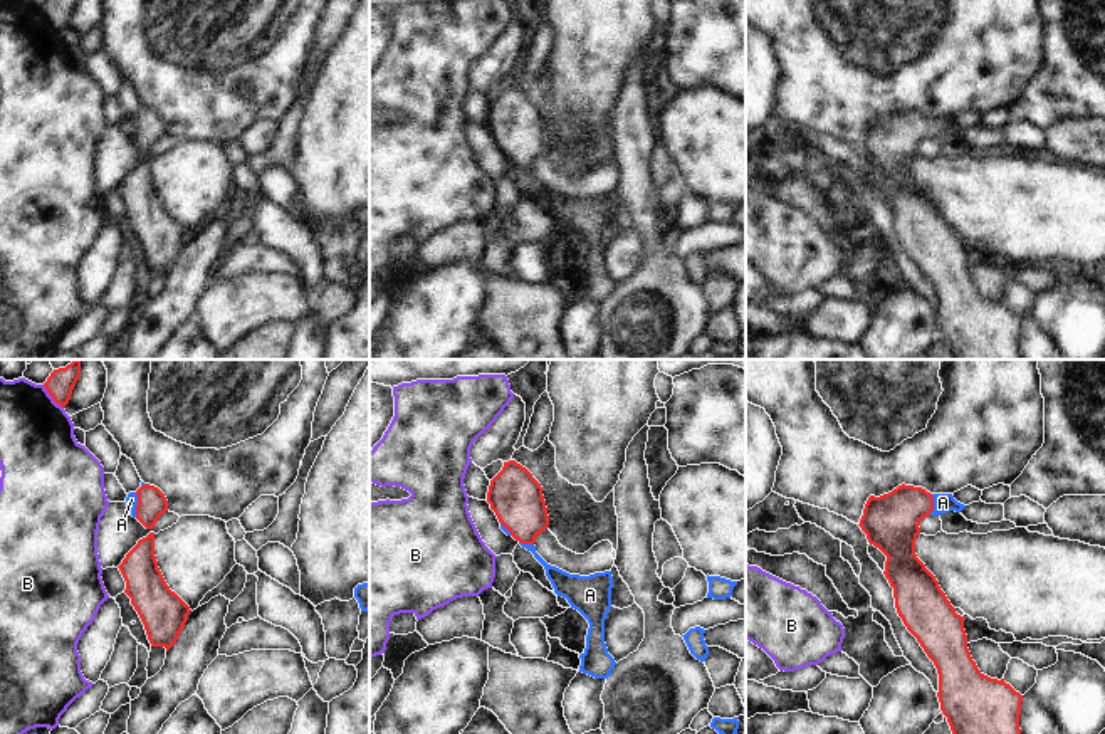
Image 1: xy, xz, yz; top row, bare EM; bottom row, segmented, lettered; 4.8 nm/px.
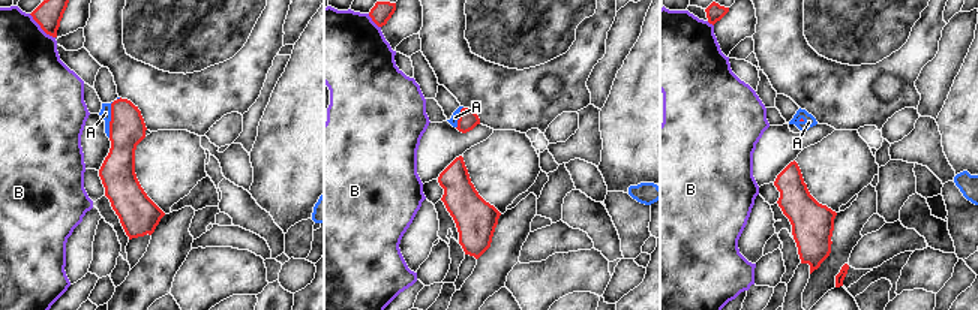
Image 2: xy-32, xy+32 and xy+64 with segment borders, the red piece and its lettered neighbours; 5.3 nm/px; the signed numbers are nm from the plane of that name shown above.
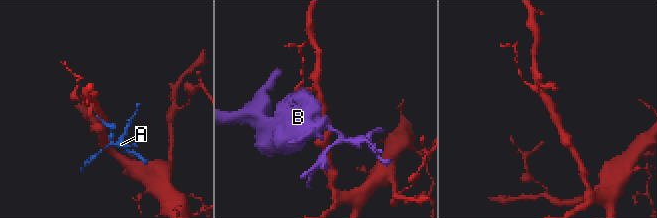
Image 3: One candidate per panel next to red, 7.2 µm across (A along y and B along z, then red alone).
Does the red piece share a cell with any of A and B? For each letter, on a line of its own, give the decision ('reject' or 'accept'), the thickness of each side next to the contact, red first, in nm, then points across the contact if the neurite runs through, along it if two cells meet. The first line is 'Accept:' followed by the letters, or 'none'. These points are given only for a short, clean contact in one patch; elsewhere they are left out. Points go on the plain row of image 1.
Accept: A
A: accept; calibres 140 and 60 nm; way xy (151, 126), (138, 128), (131, 123)
B: reject; calibres 110 and 360 nm; border xy (42, 9), (62, 32)

